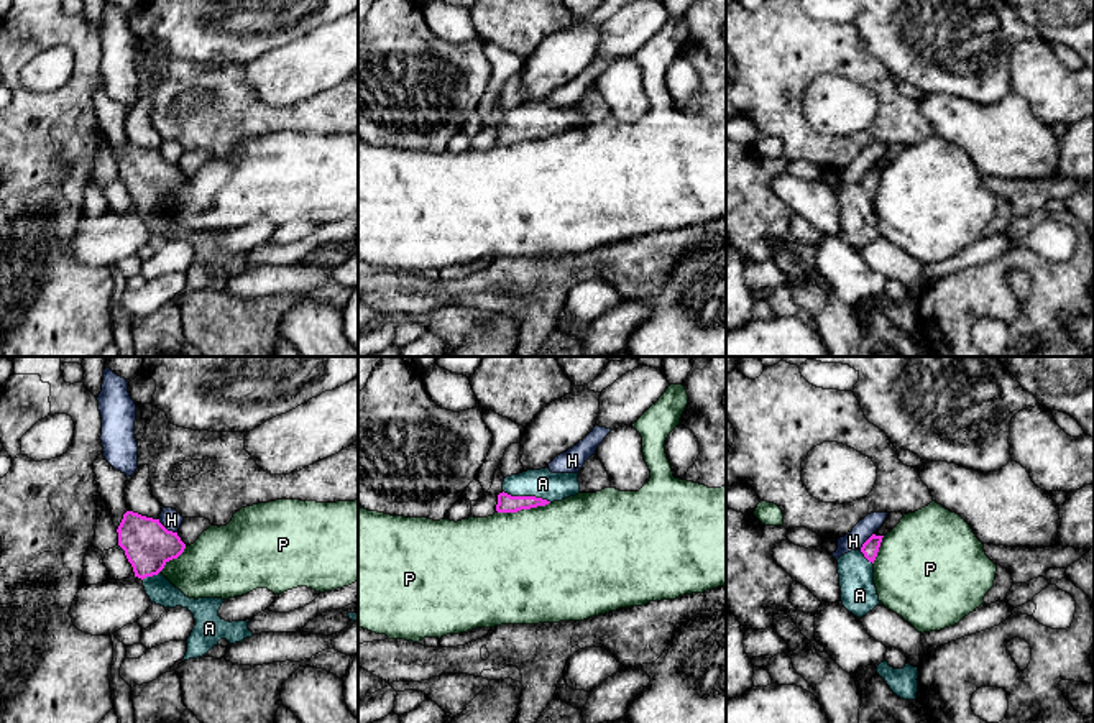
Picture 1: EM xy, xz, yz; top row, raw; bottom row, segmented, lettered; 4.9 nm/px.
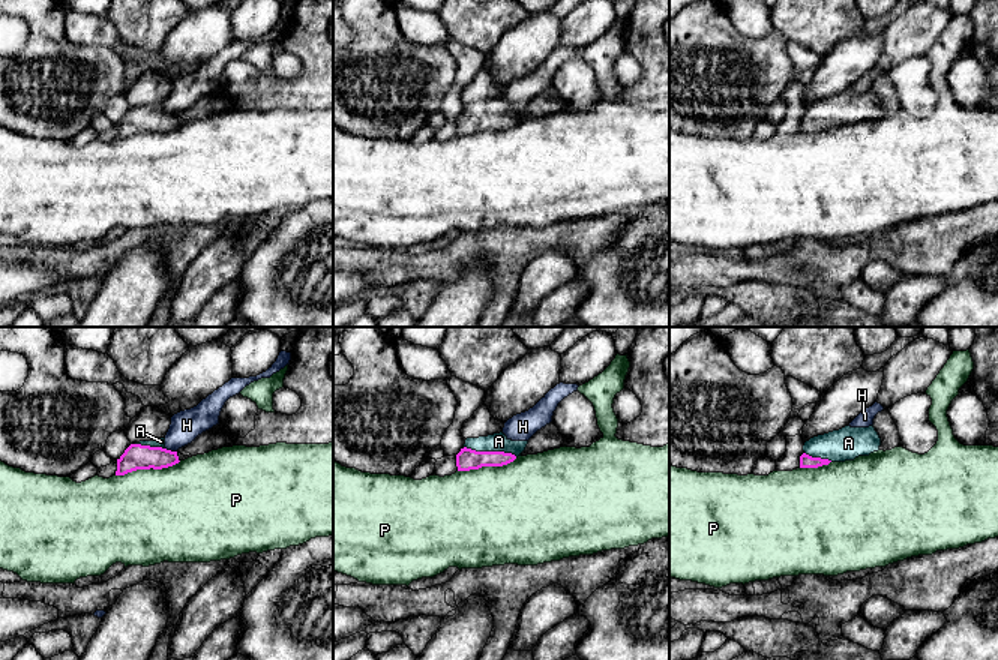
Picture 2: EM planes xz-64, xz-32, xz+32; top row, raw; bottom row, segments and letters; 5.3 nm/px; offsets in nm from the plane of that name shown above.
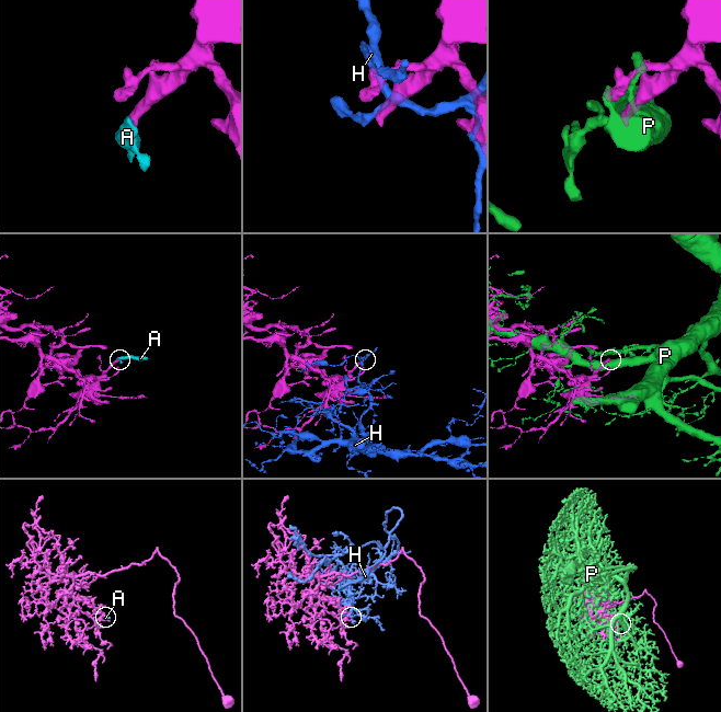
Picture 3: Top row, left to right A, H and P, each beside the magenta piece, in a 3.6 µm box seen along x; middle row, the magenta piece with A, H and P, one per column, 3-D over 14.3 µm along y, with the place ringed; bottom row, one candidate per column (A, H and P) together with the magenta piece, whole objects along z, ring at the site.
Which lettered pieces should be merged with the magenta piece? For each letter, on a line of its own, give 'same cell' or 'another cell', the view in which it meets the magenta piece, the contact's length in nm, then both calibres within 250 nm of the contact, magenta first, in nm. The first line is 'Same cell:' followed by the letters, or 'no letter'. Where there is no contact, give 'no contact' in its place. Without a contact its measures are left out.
Same cell: A
A: same cell; meets magenta in xz; contact 240 nm long; 90 nm thick on the magenta side, 140 nm on the other
H: another cell; meets magenta in xy; contact 120 nm long; 240 nm thick on the magenta side, 100 nm on the other
P: another cell; meets magenta in xz; contact 260 nm long; 90 nm thick on the magenta side, 480 nm on the other

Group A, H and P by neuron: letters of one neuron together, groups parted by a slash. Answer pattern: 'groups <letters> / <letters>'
groups A / H / P

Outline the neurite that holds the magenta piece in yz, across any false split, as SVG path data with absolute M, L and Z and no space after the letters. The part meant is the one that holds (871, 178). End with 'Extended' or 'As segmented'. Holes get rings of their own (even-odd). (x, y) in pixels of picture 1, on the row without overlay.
M872 166L859 182L851 182L838 191L841 233L857 250L880 237L874 217L874 192L882 169Z. Extended

